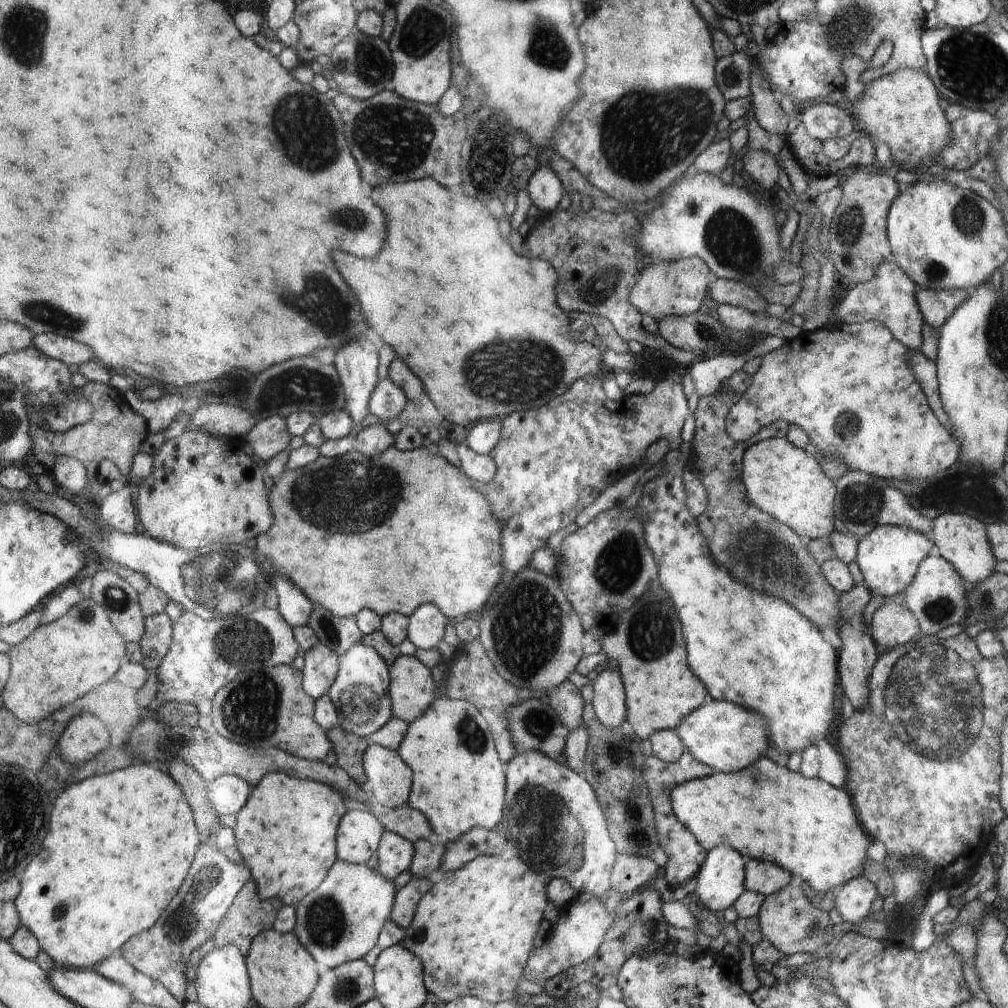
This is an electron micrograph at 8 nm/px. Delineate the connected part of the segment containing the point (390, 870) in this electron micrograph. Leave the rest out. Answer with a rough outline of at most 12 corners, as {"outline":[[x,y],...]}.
{"outline":[[386,831],[375,865],[388,880],[408,870],[415,846]]}

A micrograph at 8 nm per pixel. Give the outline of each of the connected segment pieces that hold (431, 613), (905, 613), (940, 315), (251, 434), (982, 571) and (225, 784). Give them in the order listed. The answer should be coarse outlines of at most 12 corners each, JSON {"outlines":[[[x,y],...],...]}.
{"outlines":[[[434,604],[409,616],[408,639],[437,648],[448,619]],[[888,600],[874,612],[869,632],[895,649],[919,638],[906,604]],[[918,288],[924,320],[935,329],[969,297],[967,289]],[[282,415],[259,420],[244,441],[260,461],[286,451],[292,439]],[[946,511],[933,544],[963,580],[992,574],[997,558],[986,525]],[[236,775],[217,776],[209,797],[218,816],[236,816],[252,786]]]}

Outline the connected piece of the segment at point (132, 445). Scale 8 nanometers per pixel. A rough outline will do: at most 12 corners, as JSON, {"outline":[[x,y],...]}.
{"outline":[[114,384],[75,388],[94,418],[68,432],[30,421],[32,452],[74,457],[91,477],[129,476],[146,419]]}

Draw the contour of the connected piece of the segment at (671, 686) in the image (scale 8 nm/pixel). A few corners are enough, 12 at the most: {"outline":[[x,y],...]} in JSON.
{"outline":[[656,584],[601,642],[618,662],[626,726],[674,730],[706,687]]}

